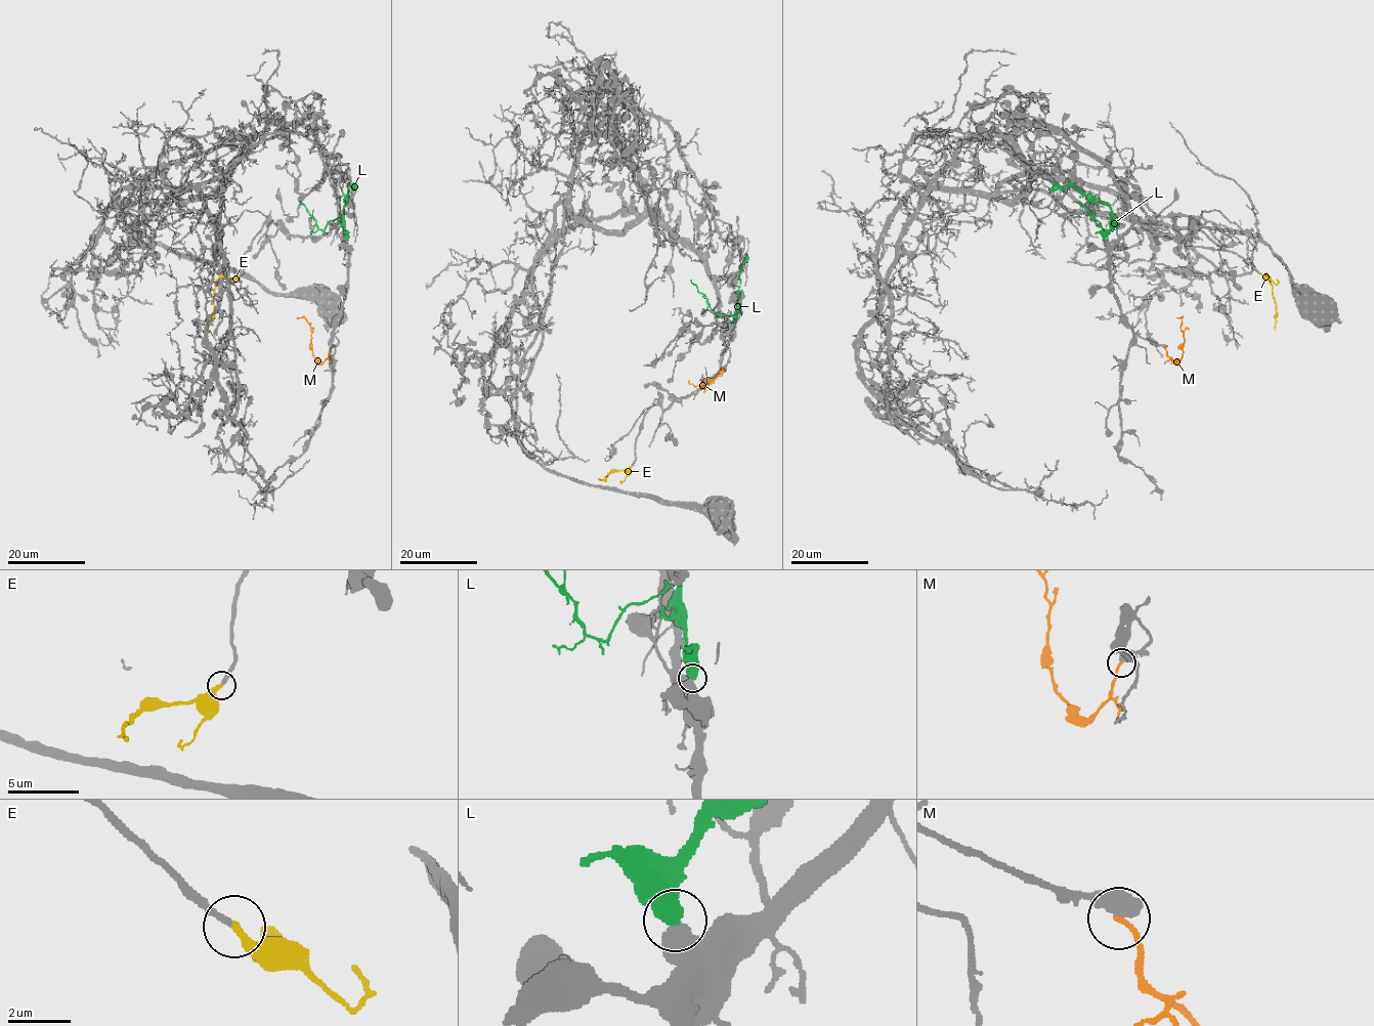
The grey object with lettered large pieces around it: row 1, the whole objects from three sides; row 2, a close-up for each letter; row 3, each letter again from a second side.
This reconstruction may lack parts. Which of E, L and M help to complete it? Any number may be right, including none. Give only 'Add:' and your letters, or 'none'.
Add: E

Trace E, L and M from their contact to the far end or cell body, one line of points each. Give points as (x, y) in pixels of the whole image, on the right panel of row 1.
E: (1261, 274), (1269, 280), (1275, 300), (1275, 330)
L: (1107, 241), (1112, 222), (1111, 208), (1108, 205), (1086, 197), (1071, 184), (1049, 191)
M: (1164, 347), (1175, 362), (1183, 355), (1182, 317), (1176, 317)

